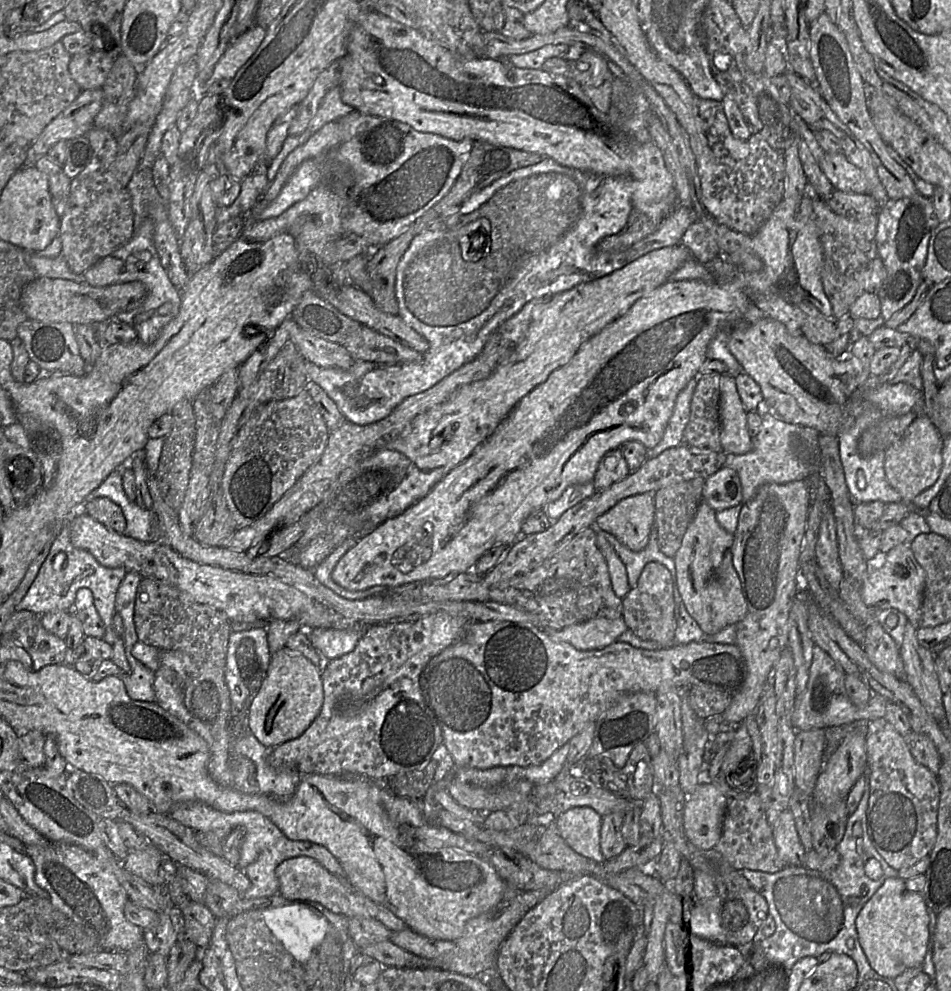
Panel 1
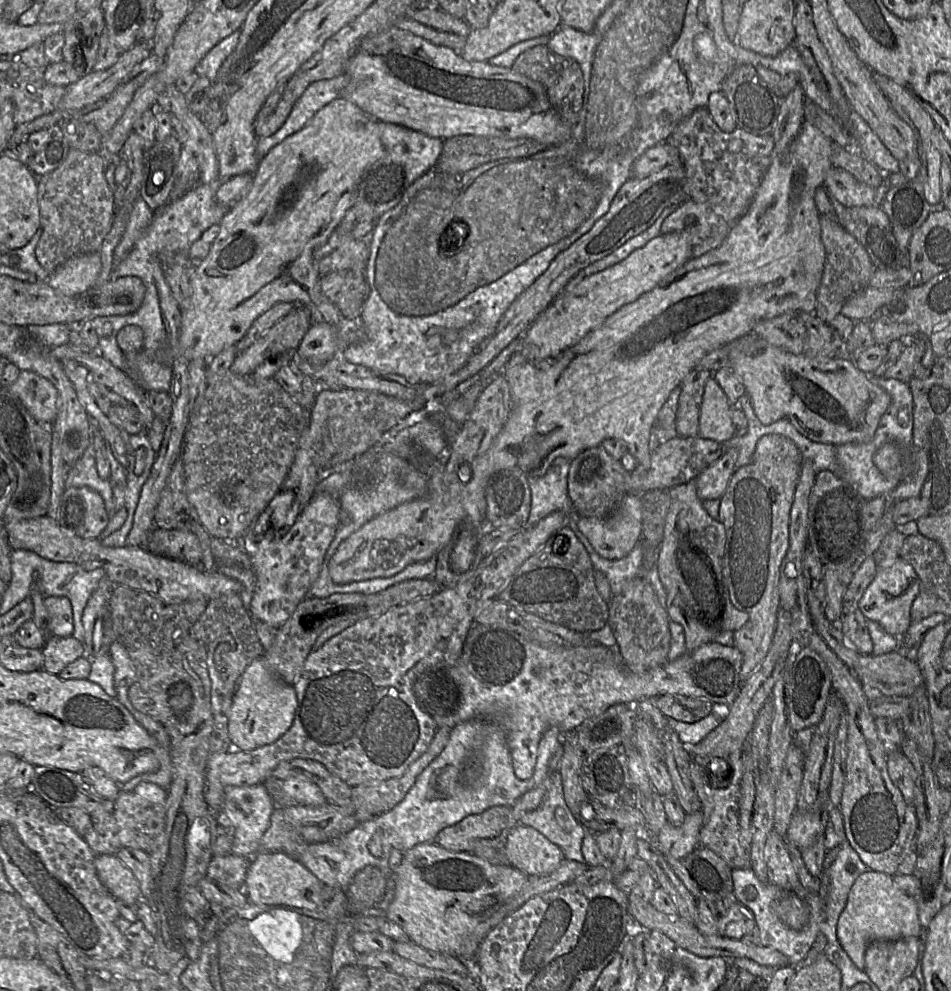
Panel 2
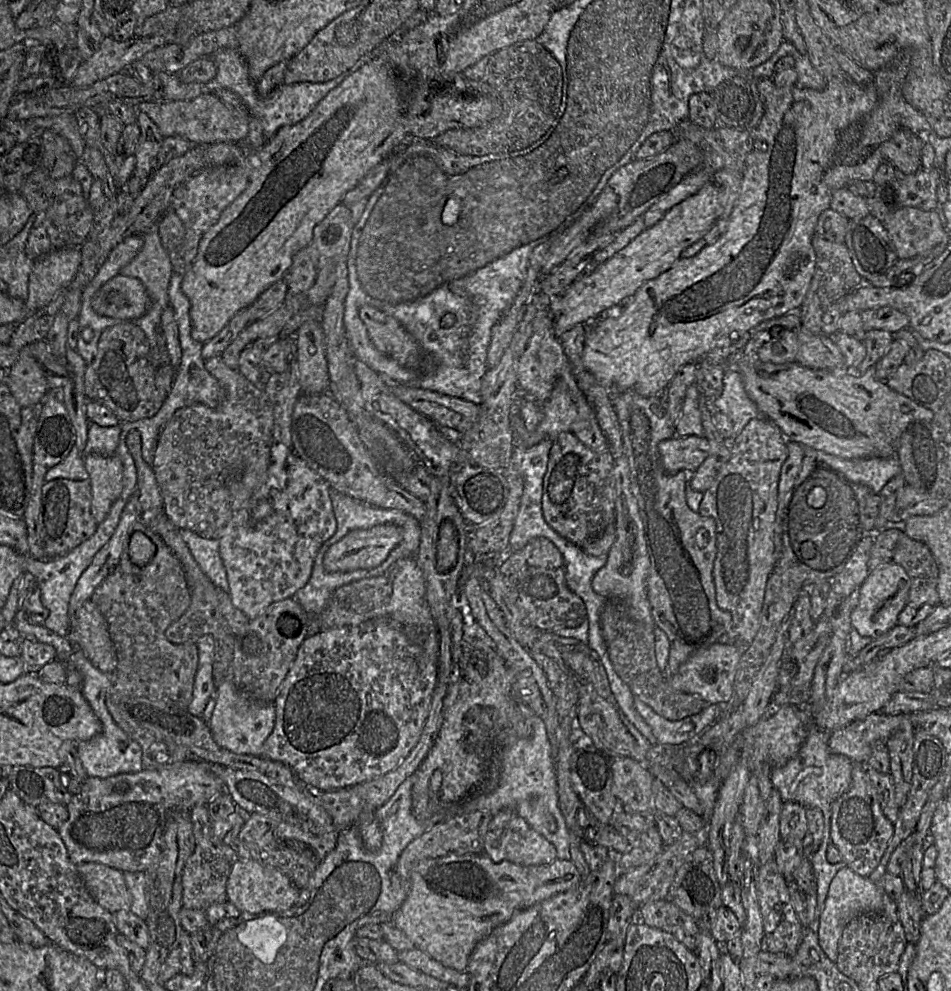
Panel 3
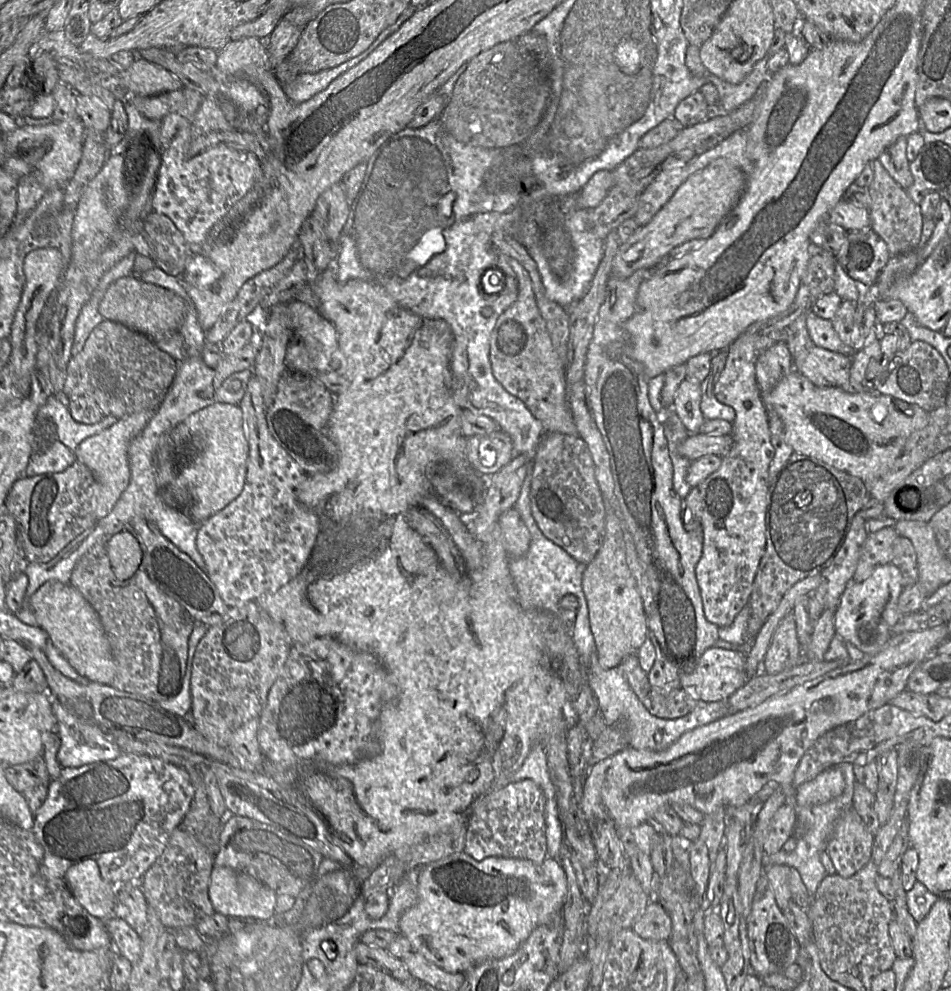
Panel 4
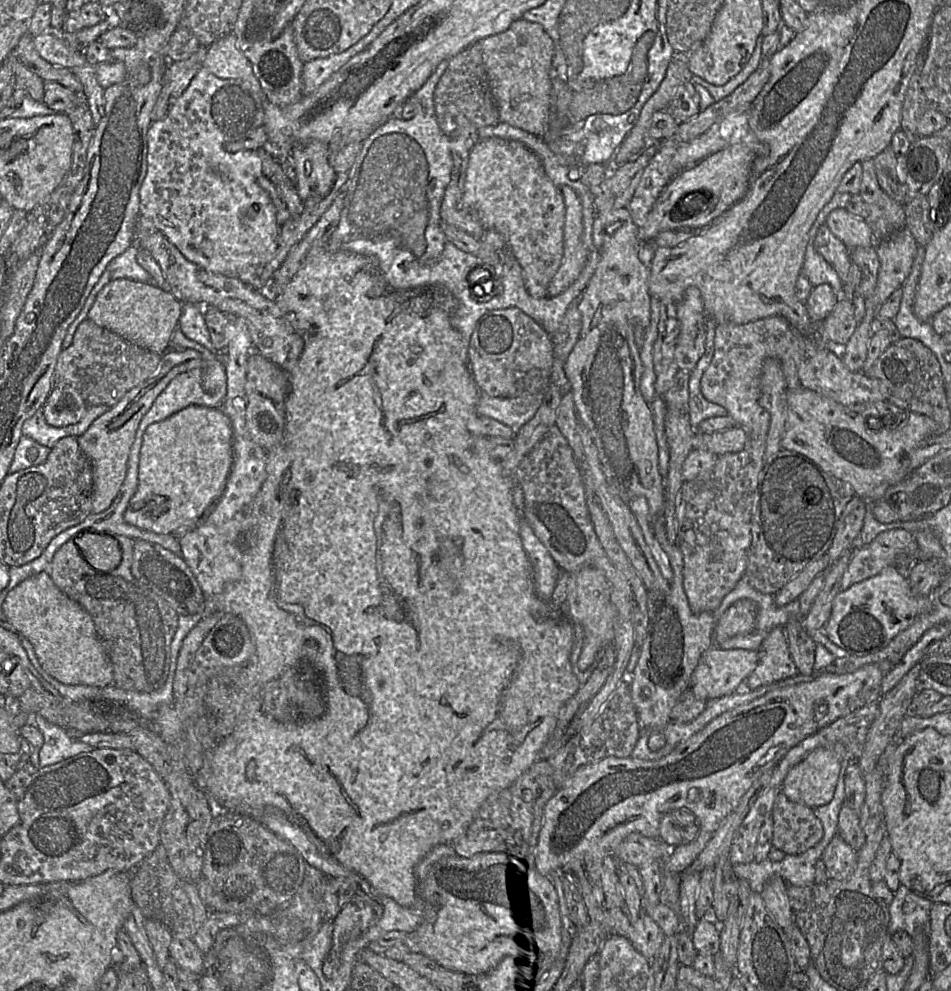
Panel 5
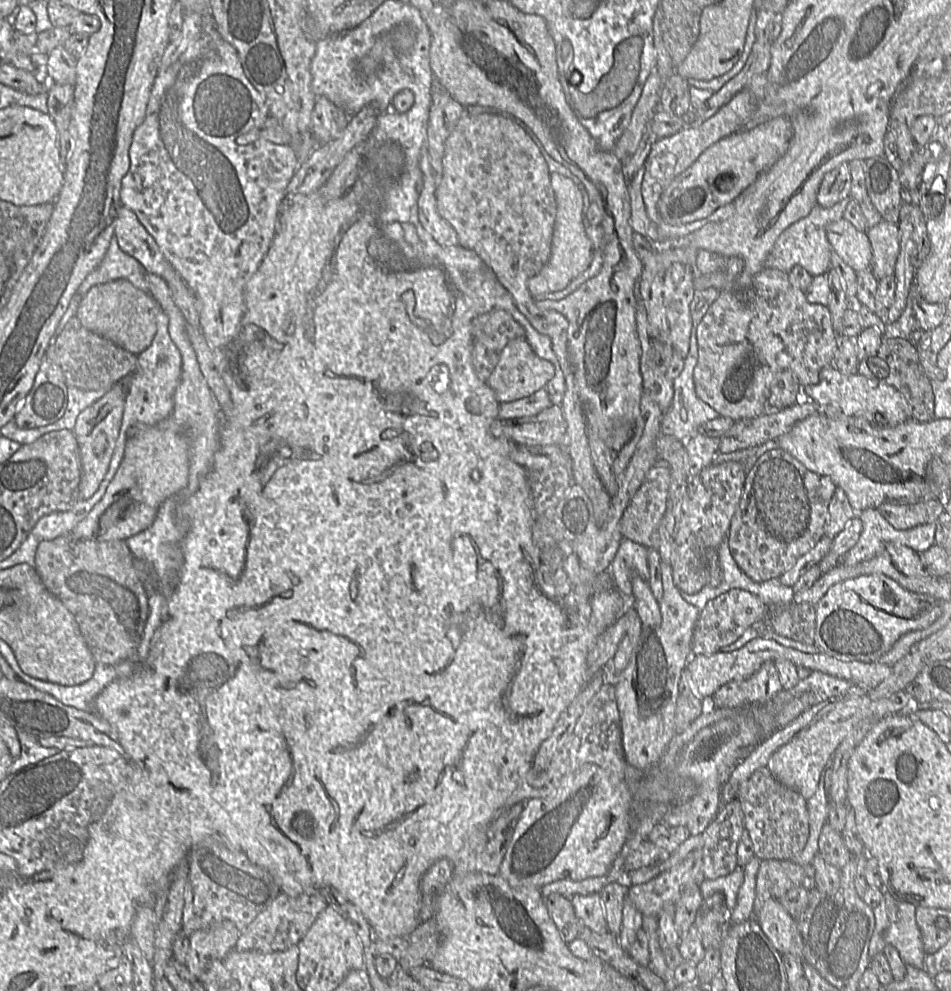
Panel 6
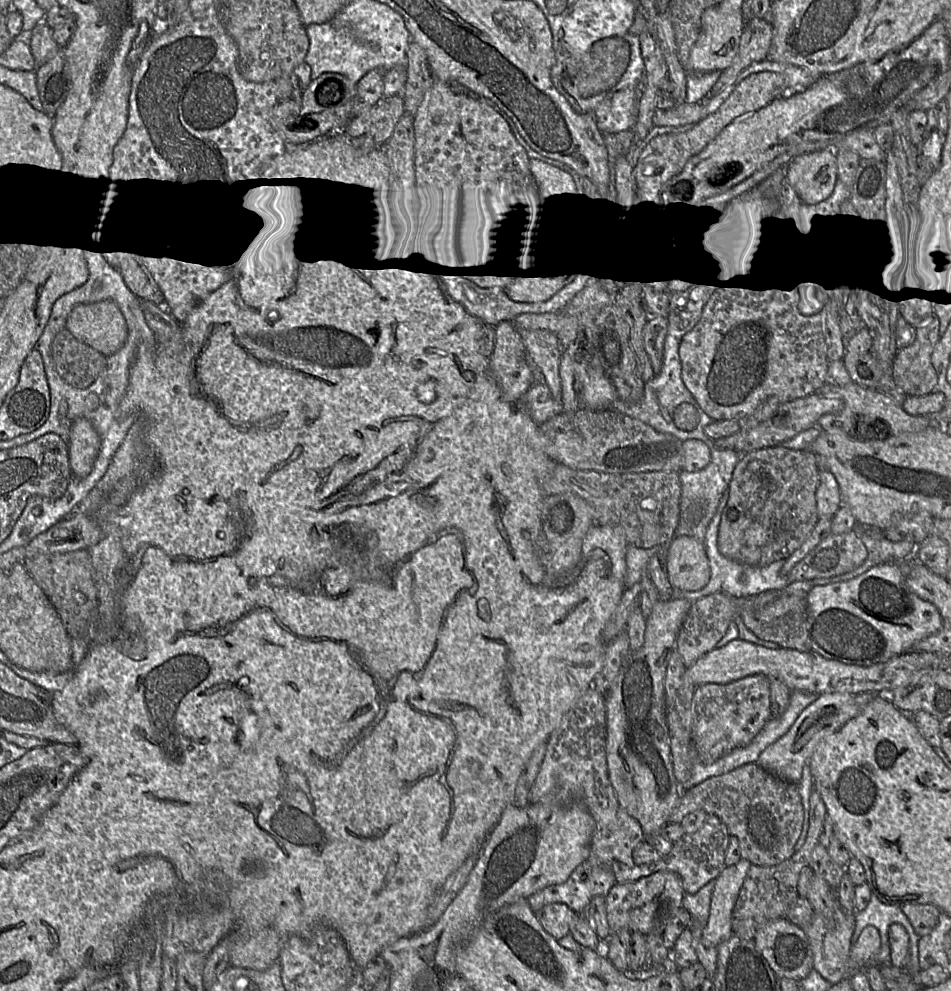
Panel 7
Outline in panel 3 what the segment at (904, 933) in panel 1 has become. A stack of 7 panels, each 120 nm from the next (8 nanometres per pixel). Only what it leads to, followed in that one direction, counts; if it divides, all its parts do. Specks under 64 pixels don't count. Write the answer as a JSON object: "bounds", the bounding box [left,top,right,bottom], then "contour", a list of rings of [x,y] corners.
{"bounds":[817,867,887,961],"contour":[[[848,867],[842,868],[830,883],[823,908],[817,918],[818,942],[825,954],[832,961],[838,955],[838,943],[845,926],[855,917],[880,910],[883,906],[883,897],[887,895],[880,884],[876,884],[853,872]]]}

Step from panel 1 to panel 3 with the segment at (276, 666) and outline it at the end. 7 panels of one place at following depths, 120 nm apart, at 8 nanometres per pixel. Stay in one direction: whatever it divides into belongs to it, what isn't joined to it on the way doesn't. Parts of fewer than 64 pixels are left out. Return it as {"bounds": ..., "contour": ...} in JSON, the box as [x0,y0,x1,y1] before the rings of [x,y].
{"bounds":[208,680,276,757],"contour":[[[232,680],[219,682],[213,699],[215,706],[208,725],[214,740],[232,752],[260,757],[266,739],[274,729],[276,718],[274,704],[257,702],[248,698],[235,687]]]}

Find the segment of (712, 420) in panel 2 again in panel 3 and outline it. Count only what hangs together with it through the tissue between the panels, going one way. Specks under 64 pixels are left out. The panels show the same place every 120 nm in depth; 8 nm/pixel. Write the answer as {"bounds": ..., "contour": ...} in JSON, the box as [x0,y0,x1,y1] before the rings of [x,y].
{"bounds":[674,384,703,437],"contour":[[[693,384],[688,388],[681,415],[674,425],[675,435],[680,437],[703,435],[702,397],[702,392],[697,385]]]}

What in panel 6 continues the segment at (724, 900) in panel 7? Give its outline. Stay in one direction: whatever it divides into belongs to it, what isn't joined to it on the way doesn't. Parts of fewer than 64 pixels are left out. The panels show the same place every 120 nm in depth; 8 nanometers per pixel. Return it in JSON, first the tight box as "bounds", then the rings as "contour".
{"bounds":[729,857,760,925],"contour":[[[754,857],[743,866],[744,881],[738,891],[735,906],[730,910],[729,925],[741,923],[753,917],[756,898],[756,875],[760,861],[757,857]]]}

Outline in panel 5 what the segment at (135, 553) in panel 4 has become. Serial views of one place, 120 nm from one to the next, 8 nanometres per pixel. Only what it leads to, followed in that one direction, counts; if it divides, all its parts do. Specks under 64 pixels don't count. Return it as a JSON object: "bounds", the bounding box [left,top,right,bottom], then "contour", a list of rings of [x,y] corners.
{"bounds":[71,532,122,571],"contour":[[[88,532],[81,533],[71,540],[74,545],[78,544],[84,559],[97,570],[111,571],[122,560],[122,551],[116,536]]]}

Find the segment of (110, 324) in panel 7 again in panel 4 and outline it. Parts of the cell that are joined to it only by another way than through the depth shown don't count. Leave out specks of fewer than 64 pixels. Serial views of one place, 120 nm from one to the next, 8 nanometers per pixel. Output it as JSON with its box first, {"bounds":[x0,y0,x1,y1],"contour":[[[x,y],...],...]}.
{"bounds":[98,275,185,343],"contour":[[[135,275],[121,277],[112,283],[98,307],[99,313],[105,320],[123,324],[147,336],[154,343],[179,333],[185,309],[185,302],[175,293],[142,281]]]}

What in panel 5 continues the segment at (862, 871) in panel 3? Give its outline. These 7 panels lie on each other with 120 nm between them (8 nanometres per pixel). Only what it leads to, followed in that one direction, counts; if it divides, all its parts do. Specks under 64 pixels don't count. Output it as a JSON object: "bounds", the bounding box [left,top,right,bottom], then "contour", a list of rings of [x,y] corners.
{"bounds":[821,834,857,881],"contour":[[[836,834],[825,848],[821,859],[826,866],[827,878],[842,881],[854,872],[857,851]]]}

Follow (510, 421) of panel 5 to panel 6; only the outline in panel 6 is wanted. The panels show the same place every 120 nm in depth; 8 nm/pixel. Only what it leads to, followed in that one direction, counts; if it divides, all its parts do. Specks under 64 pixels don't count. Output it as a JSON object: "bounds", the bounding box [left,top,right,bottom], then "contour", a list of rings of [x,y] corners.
{"bounds":[498,387,552,419],"contour":[[[544,387],[527,397],[500,403],[498,419],[517,419],[534,416],[552,404],[547,389]]]}

